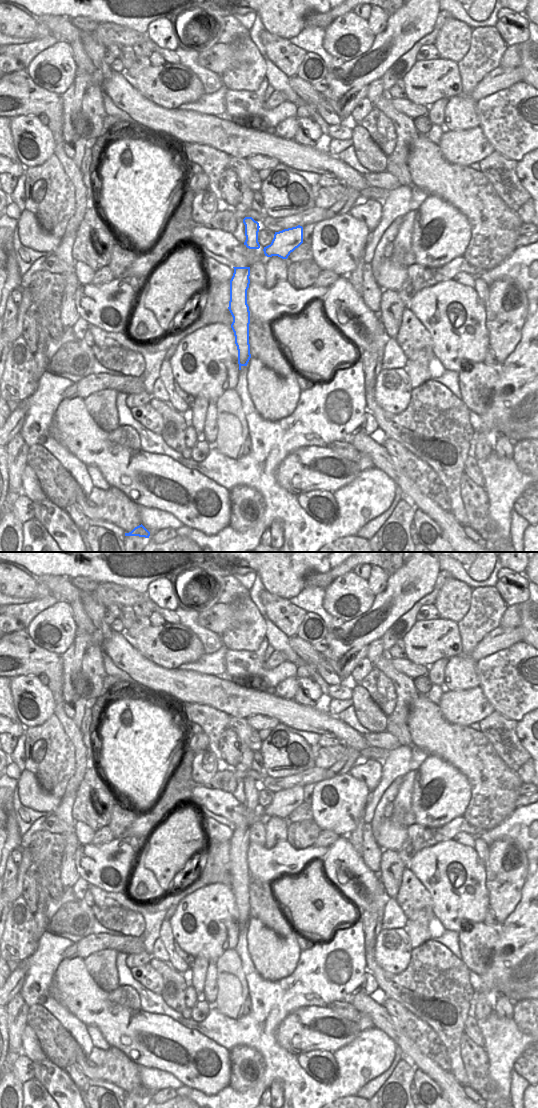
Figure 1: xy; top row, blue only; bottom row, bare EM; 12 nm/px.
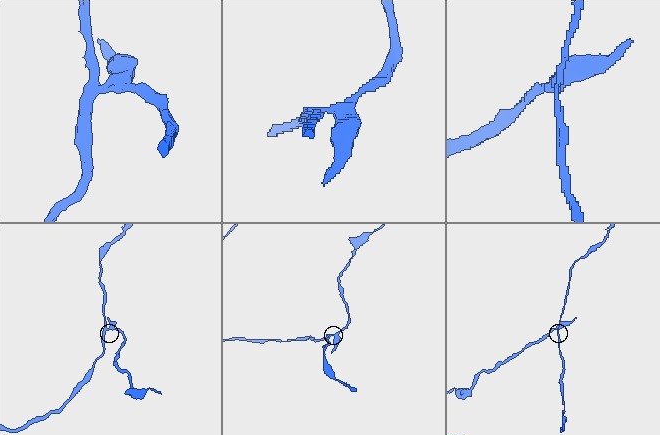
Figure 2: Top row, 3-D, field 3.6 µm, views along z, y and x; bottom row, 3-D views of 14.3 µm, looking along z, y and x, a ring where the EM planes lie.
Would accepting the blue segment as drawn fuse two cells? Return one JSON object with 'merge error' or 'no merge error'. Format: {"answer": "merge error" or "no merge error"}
{"answer": "merge error"}

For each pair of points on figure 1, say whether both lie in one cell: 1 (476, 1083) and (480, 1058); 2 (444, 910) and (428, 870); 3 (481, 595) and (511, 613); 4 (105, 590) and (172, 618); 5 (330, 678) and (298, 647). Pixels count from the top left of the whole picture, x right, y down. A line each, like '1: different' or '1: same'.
1: same
2: same
3: different
4: same
5: same

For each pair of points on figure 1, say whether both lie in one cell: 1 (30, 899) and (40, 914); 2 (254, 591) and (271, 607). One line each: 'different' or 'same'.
1: different
2: different

